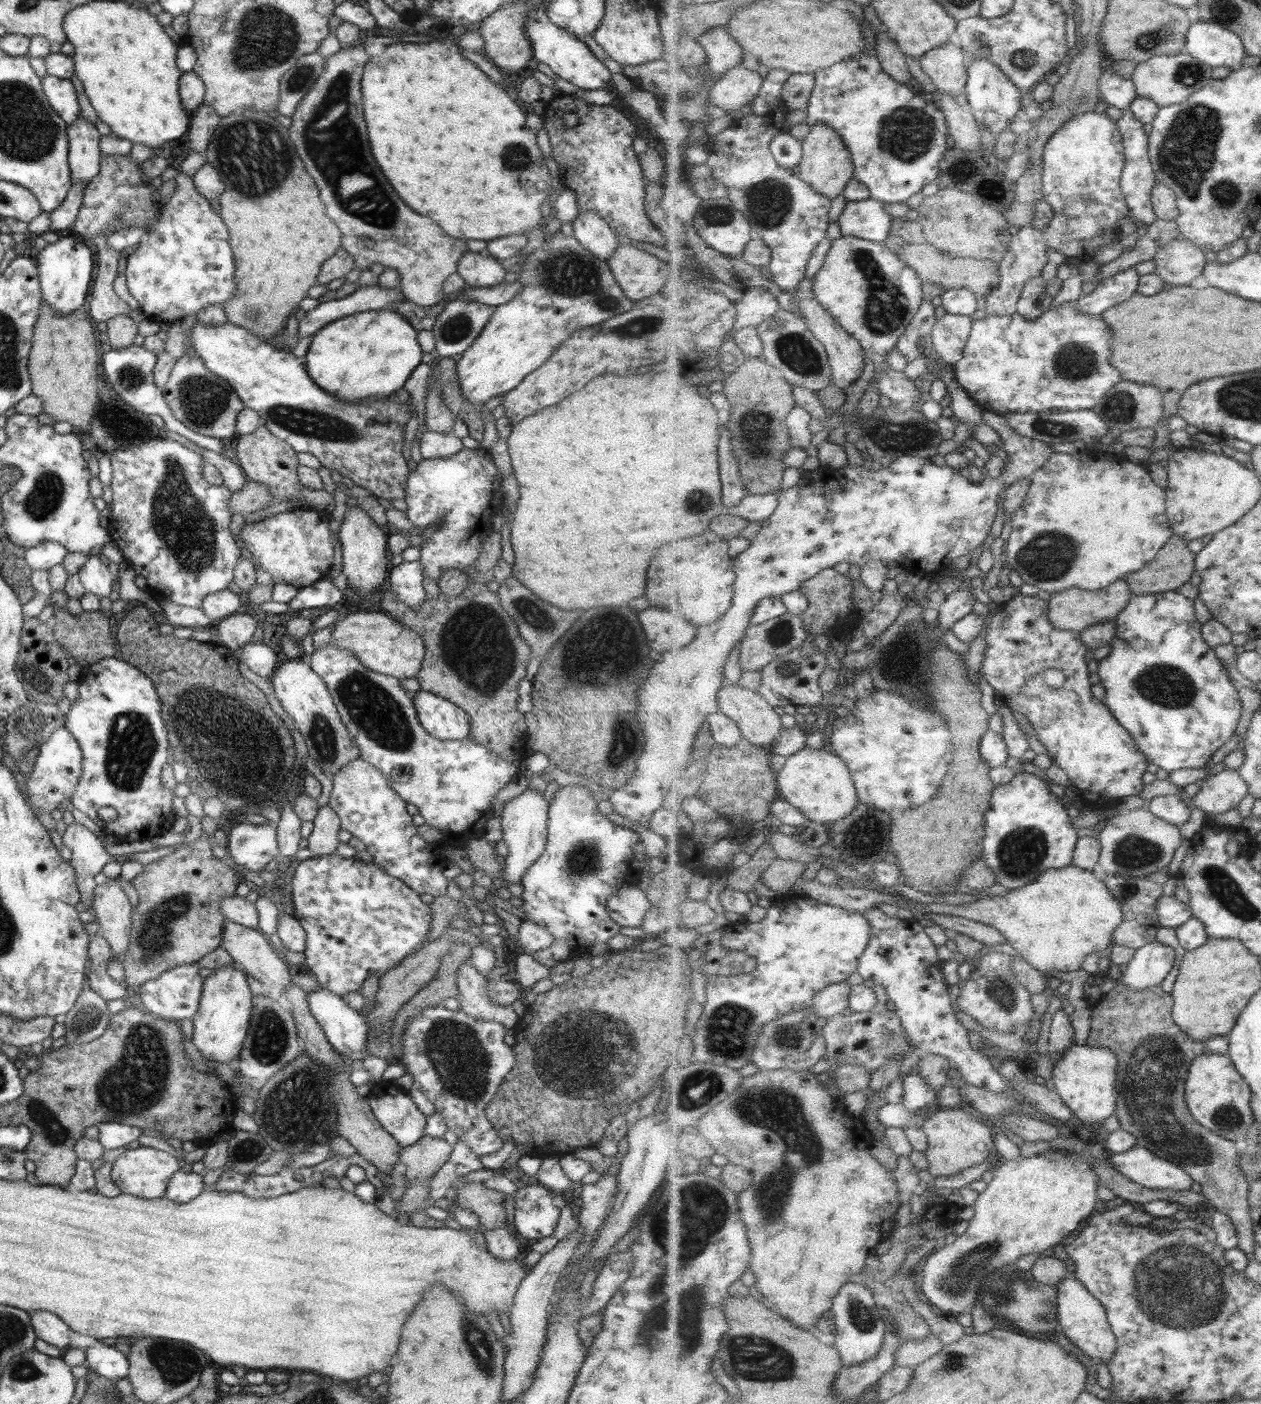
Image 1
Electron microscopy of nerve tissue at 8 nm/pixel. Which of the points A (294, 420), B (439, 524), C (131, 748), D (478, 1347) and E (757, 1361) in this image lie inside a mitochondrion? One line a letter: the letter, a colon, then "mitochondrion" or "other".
A: mitochondrion
B: mitochondrion
C: mitochondrion
D: mitochondrion
E: mitochondrion

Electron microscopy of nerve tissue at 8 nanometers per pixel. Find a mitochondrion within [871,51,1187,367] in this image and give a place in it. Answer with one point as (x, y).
(907, 134)

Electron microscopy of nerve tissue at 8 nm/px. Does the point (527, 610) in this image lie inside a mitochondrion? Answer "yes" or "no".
yes

